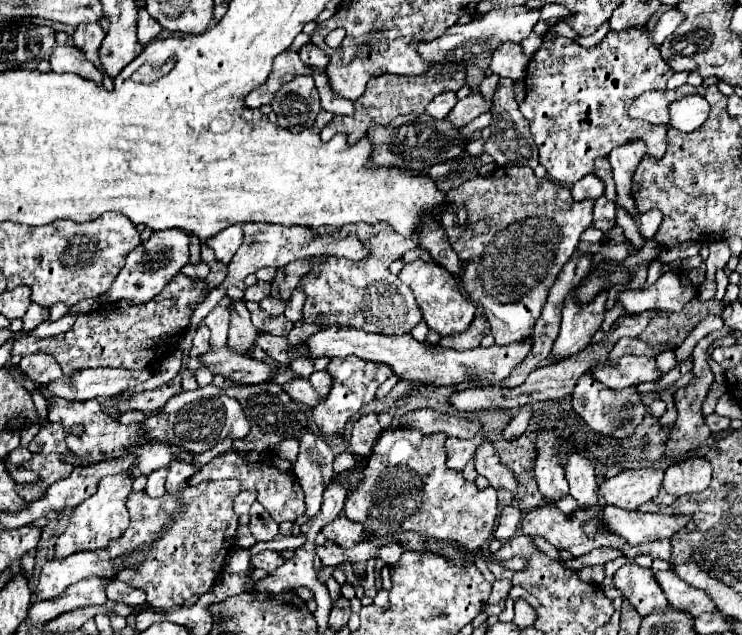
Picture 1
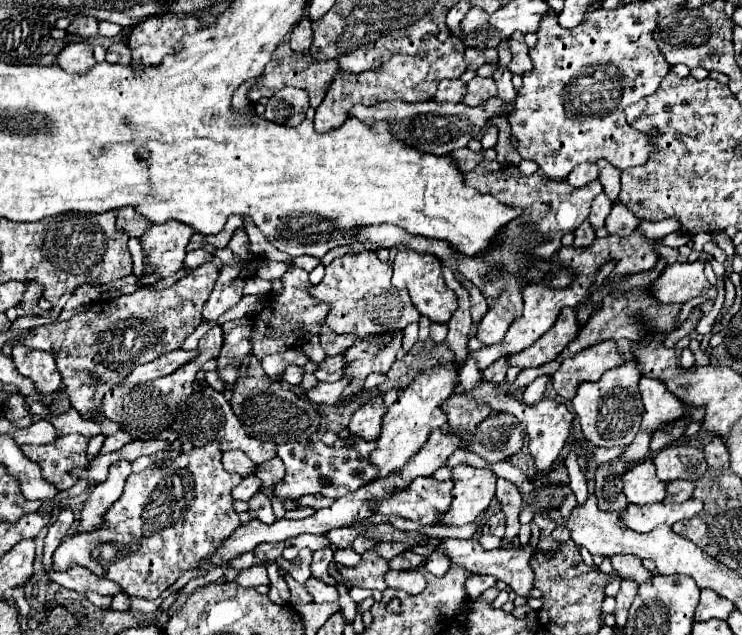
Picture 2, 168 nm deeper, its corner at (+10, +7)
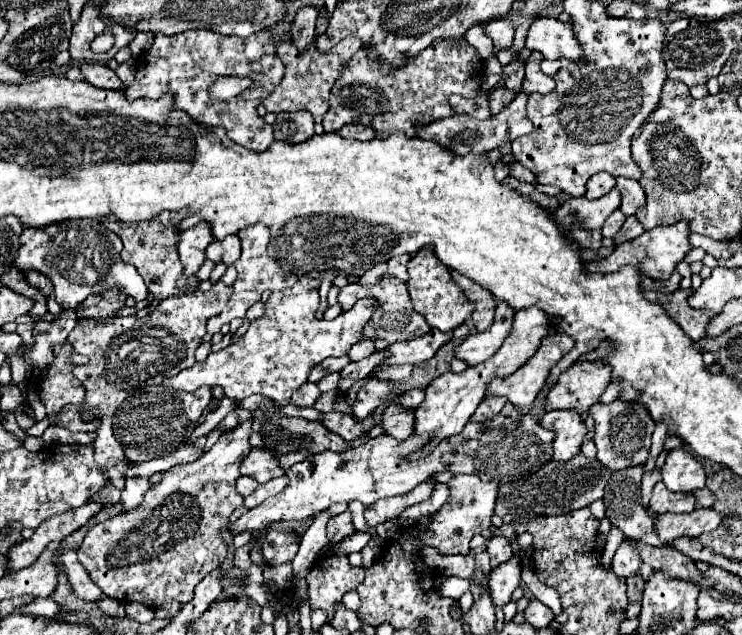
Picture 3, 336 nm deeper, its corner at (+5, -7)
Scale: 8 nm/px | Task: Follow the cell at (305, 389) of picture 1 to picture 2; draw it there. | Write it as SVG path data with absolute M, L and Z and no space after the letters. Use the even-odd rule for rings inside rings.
M342 377L340 381L336 383L318 383L314 389L306 391L308 399L314 401L314 403L326 403L326 405L334 405L340 401L342 397L342 391L346 389L346 385L350 383L348 377Z

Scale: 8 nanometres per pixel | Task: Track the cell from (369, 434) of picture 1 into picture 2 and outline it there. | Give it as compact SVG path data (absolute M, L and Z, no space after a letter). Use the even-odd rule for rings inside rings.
M378 395L378 397L372 397L366 405L362 405L348 429L350 429L350 435L356 435L356 437L364 437L368 441L376 439L380 435L380 425L382 425L382 417L386 413L386 405L384 405L384 397Z

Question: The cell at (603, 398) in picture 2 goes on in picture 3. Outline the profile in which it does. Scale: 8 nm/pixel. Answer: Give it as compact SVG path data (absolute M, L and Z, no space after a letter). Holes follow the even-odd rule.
M615 399L611 403L595 403L589 409L589 415L595 421L595 447L597 447L597 459L611 471L643 465L649 455L651 447L651 433L655 427L655 421L651 419L649 411L639 401L623 401Z

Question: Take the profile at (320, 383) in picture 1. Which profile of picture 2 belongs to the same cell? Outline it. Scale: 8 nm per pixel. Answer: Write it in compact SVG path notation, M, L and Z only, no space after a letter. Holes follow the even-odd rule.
M342 355L326 357L326 359L318 365L316 379L318 379L318 381L328 381L328 383L338 381L338 379L342 379L344 369L346 369L346 359L344 359Z

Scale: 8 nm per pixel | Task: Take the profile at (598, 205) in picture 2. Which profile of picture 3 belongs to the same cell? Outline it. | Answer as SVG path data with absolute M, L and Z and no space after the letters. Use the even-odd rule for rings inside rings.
M617 209L617 211L613 211L613 213L607 217L607 221L605 221L603 229L601 229L603 237L613 237L613 235L621 229L623 221L625 221L625 215L623 215L619 209Z

